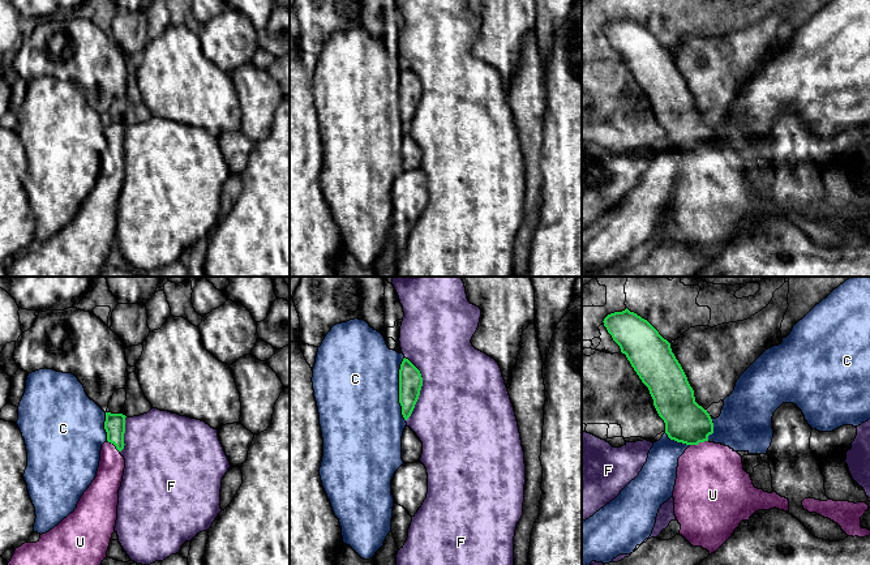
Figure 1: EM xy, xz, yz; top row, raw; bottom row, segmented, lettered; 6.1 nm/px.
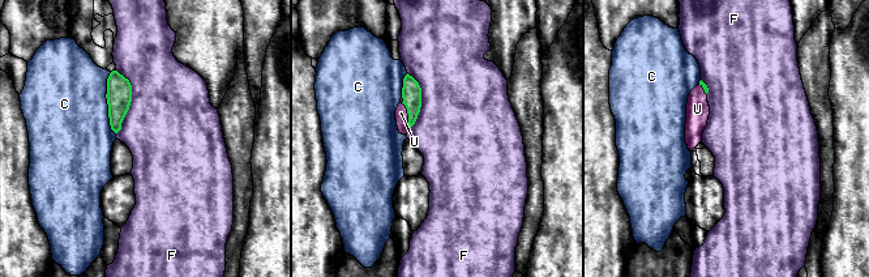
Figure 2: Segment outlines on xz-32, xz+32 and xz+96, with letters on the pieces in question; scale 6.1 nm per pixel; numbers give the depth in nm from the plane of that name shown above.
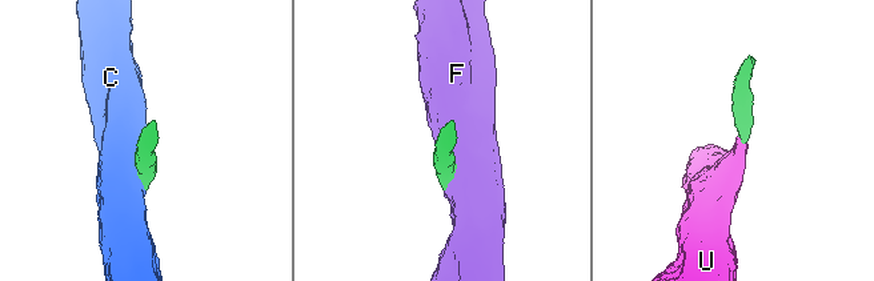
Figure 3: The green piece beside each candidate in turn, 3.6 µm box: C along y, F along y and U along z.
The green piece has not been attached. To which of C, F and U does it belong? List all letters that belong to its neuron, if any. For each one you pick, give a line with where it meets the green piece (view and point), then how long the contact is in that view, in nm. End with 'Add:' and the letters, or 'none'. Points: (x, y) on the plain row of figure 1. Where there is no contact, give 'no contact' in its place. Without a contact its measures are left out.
U: contact yz (698, 150); length 120 nm
Add: U

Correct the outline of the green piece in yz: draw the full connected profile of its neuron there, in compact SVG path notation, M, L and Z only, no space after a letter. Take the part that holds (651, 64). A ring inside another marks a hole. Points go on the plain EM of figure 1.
M627 16L608 22L603 30L648 95L668 145L689 154L678 166L673 198L680 243L711 262L755 219L776 215L789 221L788 206L754 194L737 159L708 149L712 127L695 110L670 51Z

